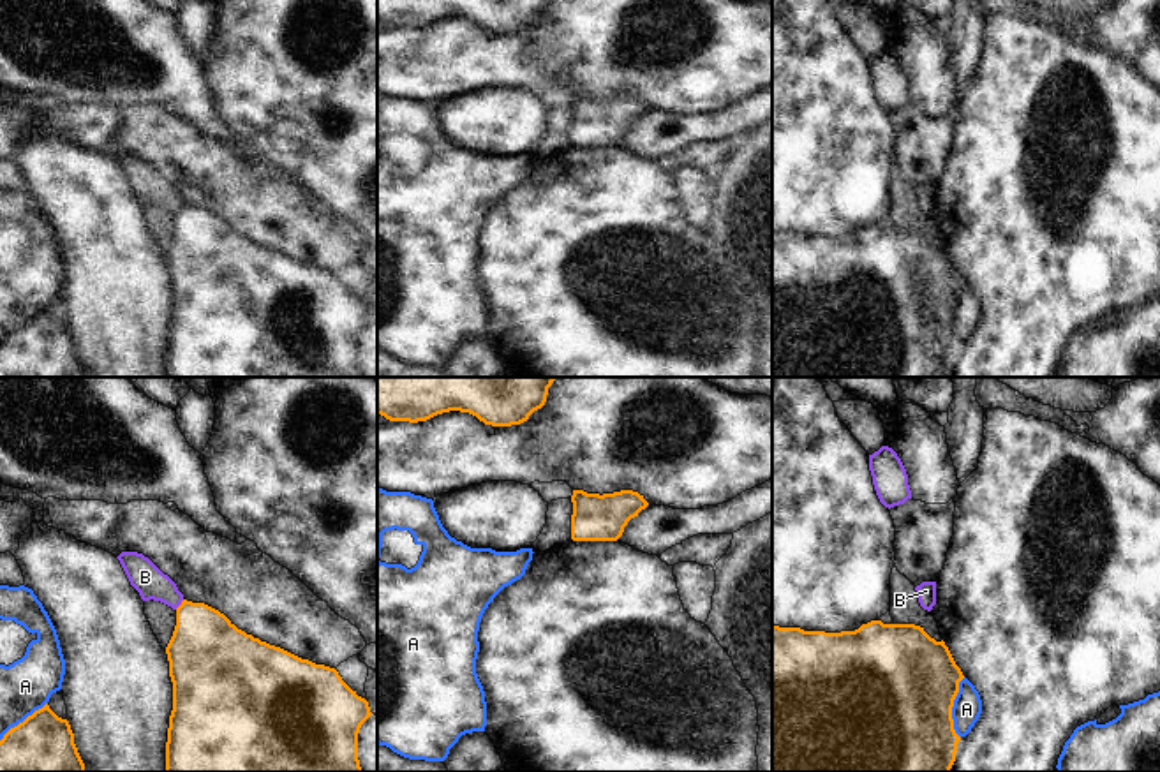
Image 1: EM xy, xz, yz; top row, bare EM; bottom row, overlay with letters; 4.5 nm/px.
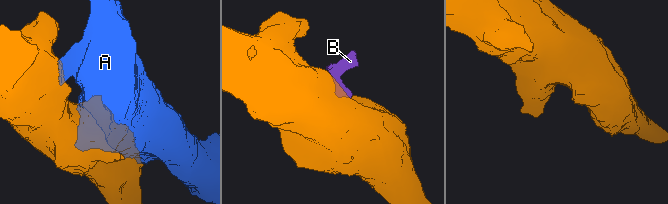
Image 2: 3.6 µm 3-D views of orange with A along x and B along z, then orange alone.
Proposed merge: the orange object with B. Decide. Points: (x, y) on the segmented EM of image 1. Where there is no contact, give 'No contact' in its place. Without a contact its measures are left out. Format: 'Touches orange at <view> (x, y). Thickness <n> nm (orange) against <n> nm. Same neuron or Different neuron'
Touches orange at xy (180, 605). Thickness 360 nm (orange) against 150 nm. Different neuron.

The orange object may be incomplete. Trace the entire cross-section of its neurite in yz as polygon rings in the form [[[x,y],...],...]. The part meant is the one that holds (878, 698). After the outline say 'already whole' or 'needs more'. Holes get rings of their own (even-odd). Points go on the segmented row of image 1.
[[[871,620],[855,631],[825,633],[804,631],[800,627],[779,627],[772,624],[772,772],[950,772],[961,737],[954,730],[952,707],[959,693],[959,682],[964,679],[945,642],[931,638],[924,627],[915,624],[883,624]]] | already whole

